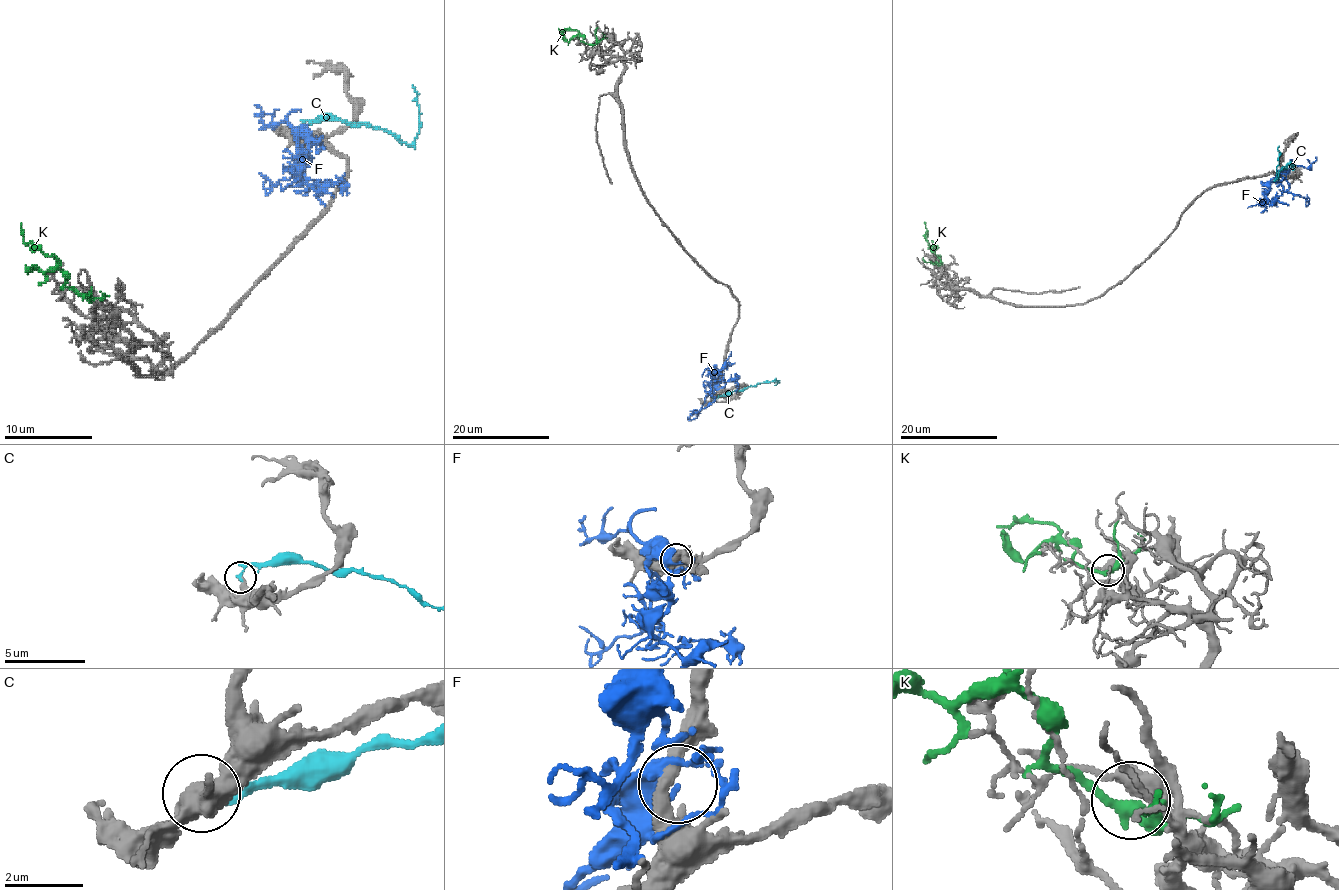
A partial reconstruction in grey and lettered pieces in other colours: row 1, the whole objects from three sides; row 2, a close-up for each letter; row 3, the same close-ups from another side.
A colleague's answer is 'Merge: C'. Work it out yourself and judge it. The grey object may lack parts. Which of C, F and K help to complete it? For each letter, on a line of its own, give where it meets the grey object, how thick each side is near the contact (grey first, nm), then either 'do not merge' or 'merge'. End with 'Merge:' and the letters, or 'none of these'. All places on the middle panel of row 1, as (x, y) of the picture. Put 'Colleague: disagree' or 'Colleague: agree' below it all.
C: (713, 397) | 360/220 nm | do not merge
F: (719, 383) | 360/150 nm | do not merge
K: (593, 44) | 420/280 nm | do not merge
Merge: none of these
Colleague: disagree

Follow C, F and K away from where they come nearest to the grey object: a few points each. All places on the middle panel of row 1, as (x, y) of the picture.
C: (713, 397), (778, 380), (774, 383)
F: (719, 383), (713, 369), (721, 373), (725, 381), (733, 380), (738, 385), (736, 392)
K: (594, 44), (589, 45), (577, 31), (558, 28)

